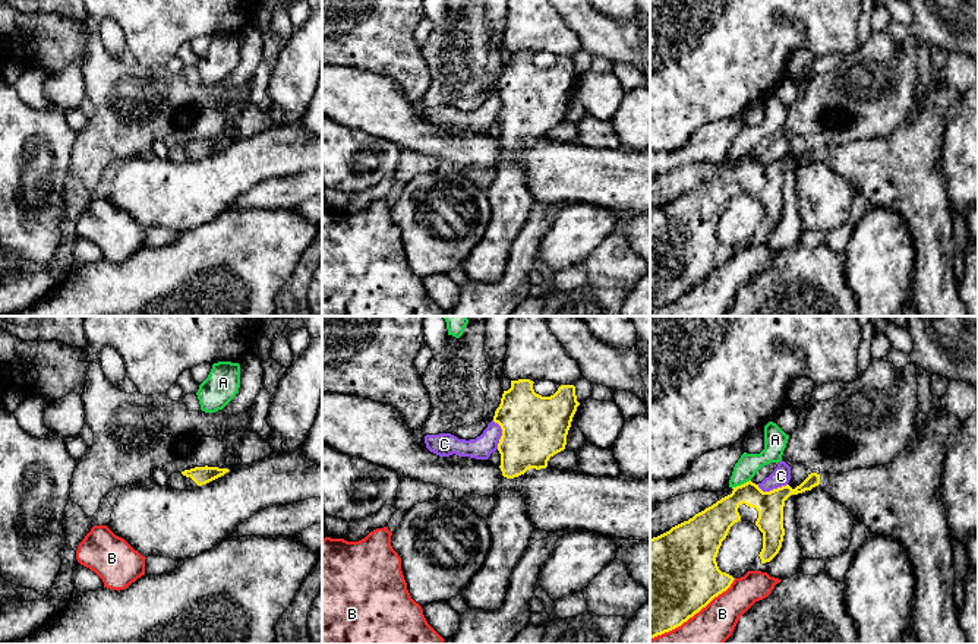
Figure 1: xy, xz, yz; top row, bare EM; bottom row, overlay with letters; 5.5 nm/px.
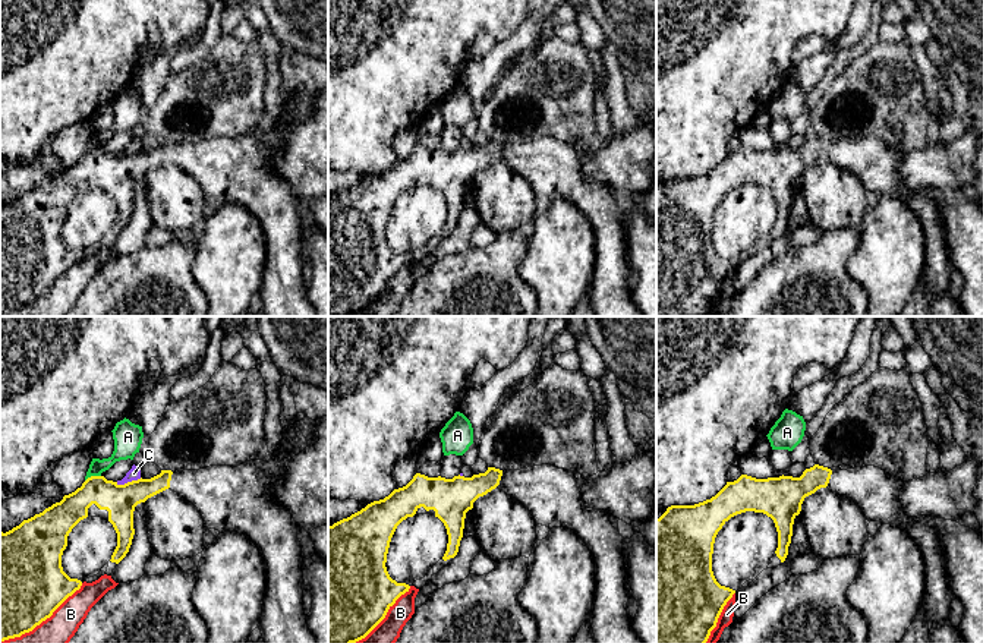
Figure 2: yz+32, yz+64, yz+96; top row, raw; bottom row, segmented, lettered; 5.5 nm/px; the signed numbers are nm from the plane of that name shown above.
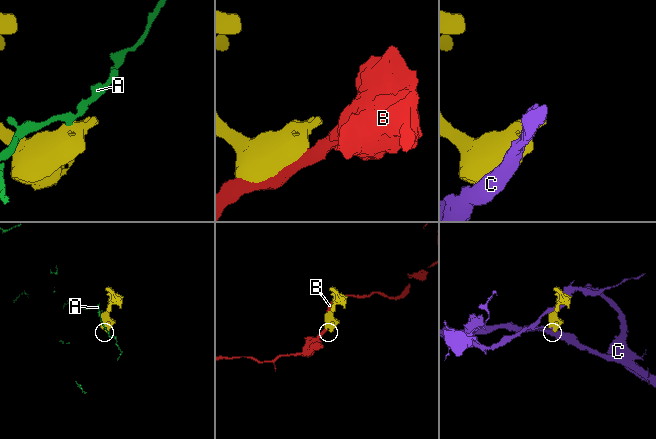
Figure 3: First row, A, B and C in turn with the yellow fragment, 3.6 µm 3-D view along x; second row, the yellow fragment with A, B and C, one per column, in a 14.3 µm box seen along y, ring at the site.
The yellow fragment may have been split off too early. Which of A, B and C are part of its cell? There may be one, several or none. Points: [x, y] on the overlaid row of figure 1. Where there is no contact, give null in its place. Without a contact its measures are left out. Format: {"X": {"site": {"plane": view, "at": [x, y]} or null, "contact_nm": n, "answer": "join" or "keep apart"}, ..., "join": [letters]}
{"A": {"site": {"plane": "yz", "at": [741, 485]}, "contact_nm": 120, "answer": "keep apart"}, "B": {"site": {"plane": "yz", "at": [693, 615]}, "contact_nm": 600, "answer": "keep apart"}, "C": {"site": {"plane": "yz", "at": [773, 489]}, "contact_nm": 170, "answer": "keep apart"}, "join": []}

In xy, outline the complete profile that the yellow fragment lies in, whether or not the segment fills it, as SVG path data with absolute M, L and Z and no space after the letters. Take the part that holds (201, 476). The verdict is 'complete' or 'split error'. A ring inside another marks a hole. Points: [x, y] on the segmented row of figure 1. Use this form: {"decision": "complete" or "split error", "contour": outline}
{"decision": "split error", "contour": "M195 467L190 470L184 470L182 473L171 473L171 483L170 486L176 490L192 490L196 486L206 484L225 473L228 468L218 468L218 467Z"}

